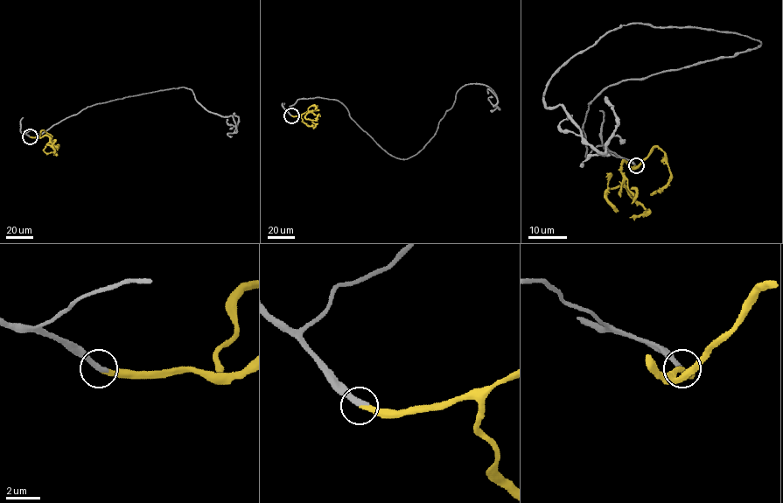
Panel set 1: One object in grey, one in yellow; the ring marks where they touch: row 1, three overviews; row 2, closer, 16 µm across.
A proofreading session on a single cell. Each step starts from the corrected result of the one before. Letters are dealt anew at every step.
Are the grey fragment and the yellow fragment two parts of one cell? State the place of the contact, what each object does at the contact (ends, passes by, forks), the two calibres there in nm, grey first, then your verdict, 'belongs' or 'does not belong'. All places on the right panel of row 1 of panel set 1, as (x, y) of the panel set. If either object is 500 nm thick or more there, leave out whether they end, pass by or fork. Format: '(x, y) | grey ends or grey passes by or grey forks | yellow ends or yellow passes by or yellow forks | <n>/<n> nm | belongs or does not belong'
(636, 165) | grey ends | yellow ends | 360/280 nm | belongs

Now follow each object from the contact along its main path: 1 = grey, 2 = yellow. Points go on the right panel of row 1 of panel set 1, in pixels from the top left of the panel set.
1: (635, 165), (586, 157), (606, 87), (761, 43), (632, 23), (543, 101), (604, 153), (605, 96)
2: (635, 165), (631, 166), (625, 162), (622, 164), (623, 185), (646, 212), (649, 210), (630, 218)

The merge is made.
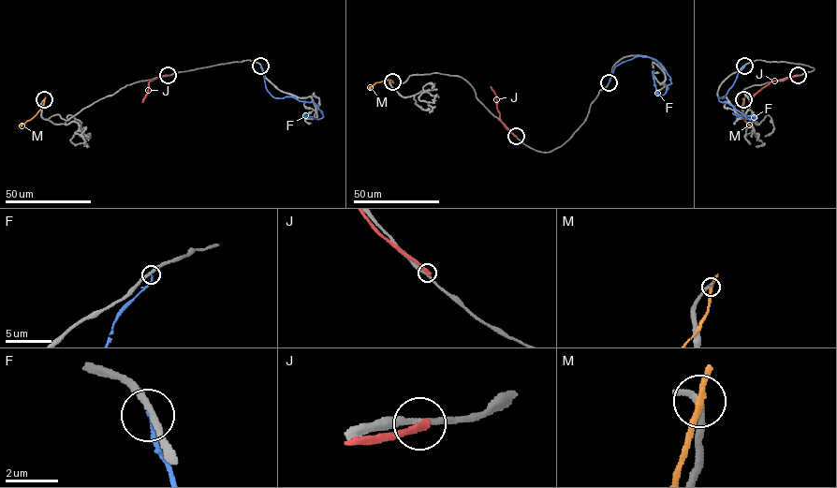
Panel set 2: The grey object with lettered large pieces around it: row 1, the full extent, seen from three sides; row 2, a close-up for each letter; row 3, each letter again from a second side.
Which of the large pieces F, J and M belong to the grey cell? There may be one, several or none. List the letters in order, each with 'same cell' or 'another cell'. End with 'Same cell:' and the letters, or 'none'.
F: another cell
J: another cell
M: another cell
Same cell: none

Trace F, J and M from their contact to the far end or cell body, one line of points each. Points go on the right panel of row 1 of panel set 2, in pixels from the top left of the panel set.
F: (744, 66), (724, 98), (718, 96), (719, 101), (726, 102), (748, 119), (756, 118), (732, 113)
J: (798, 75), (771, 81), (749, 102)
M: (744, 99), (742, 115), (751, 126)

